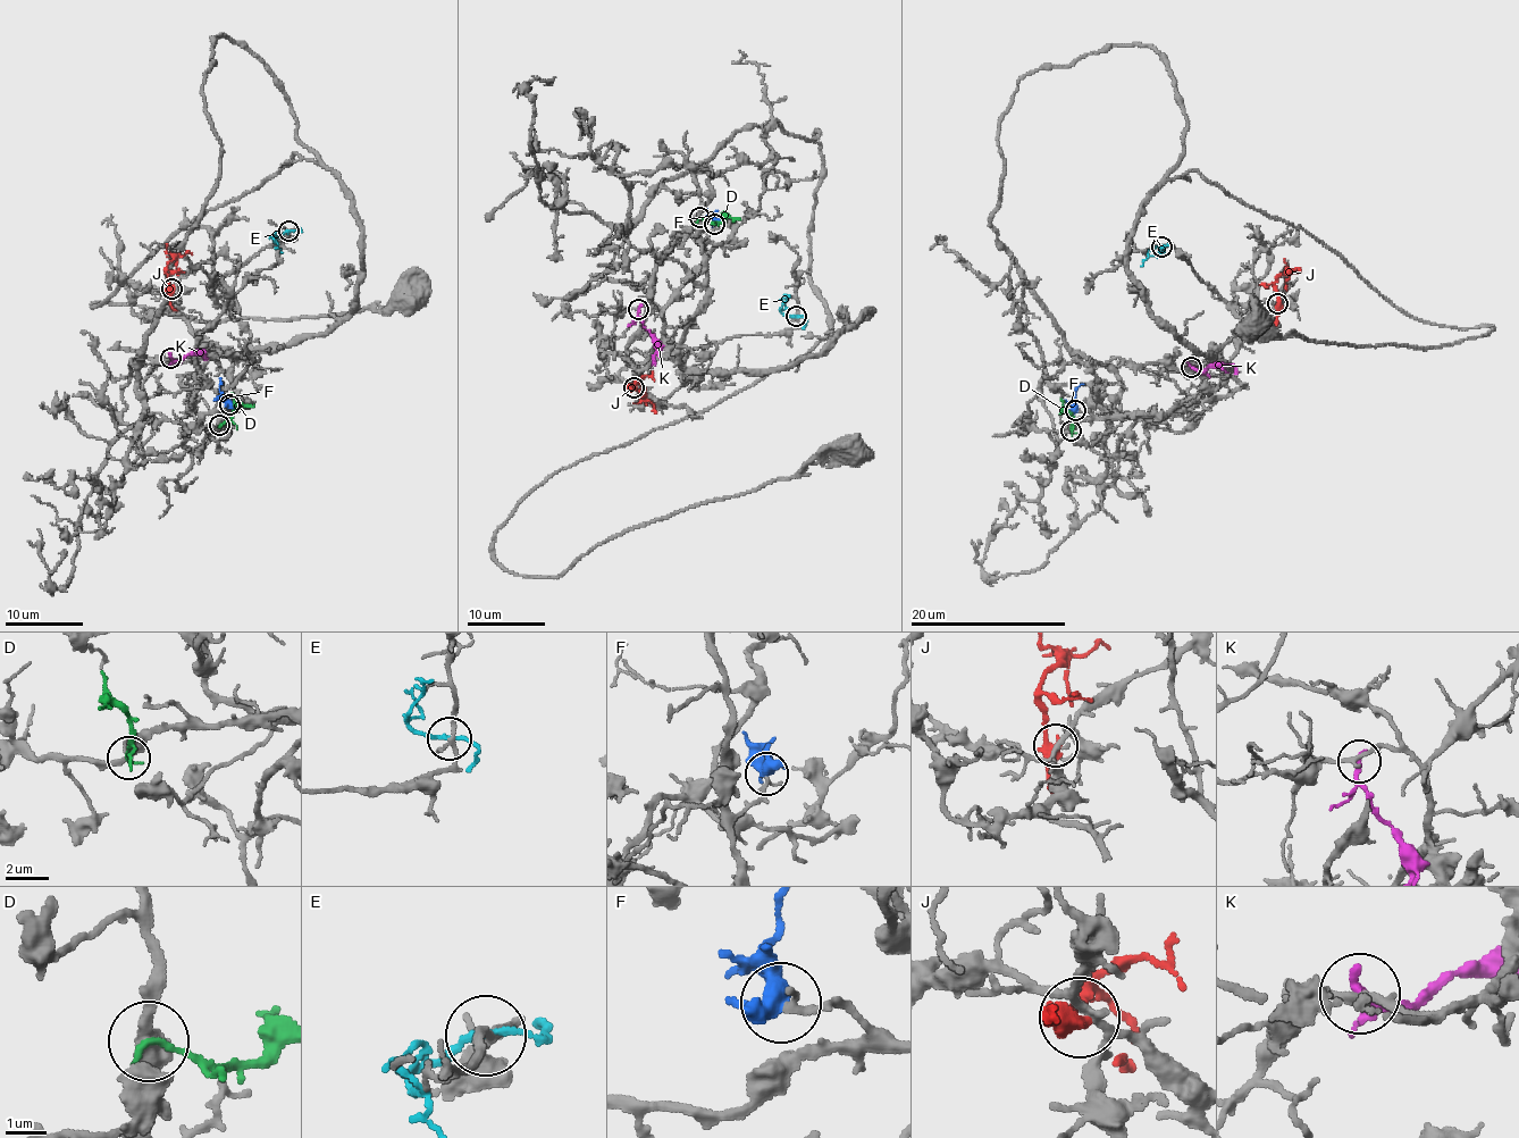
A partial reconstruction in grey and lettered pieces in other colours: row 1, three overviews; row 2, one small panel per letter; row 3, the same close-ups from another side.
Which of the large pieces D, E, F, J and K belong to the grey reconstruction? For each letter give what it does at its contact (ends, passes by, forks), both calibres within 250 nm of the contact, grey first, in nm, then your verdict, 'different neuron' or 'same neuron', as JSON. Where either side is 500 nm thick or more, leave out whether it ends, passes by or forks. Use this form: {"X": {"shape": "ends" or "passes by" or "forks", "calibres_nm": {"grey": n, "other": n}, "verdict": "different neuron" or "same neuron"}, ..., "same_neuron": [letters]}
{"D": {"shape": "ends", "calibres_nm": {"grey": 360, "other": 170}, "verdict": "different neuron"}, "E": {"shape": "passes by", "calibres_nm": {"grey": 200, "other": 170}, "verdict": "different neuron"}, "F": {"shape": "passes by", "calibres_nm": {"grey": 190, "other": 480}, "verdict": "same neuron"}, "J": {"shape": "passes by", "calibres_nm": {"grey": 180, "other": 420}, "verdict": "different neuron"}, "K": {"shape": "ends", "calibres_nm": {"grey": 190, "other": 260}, "verdict": "different neuron"}, "same_neuron": ["F"]}

